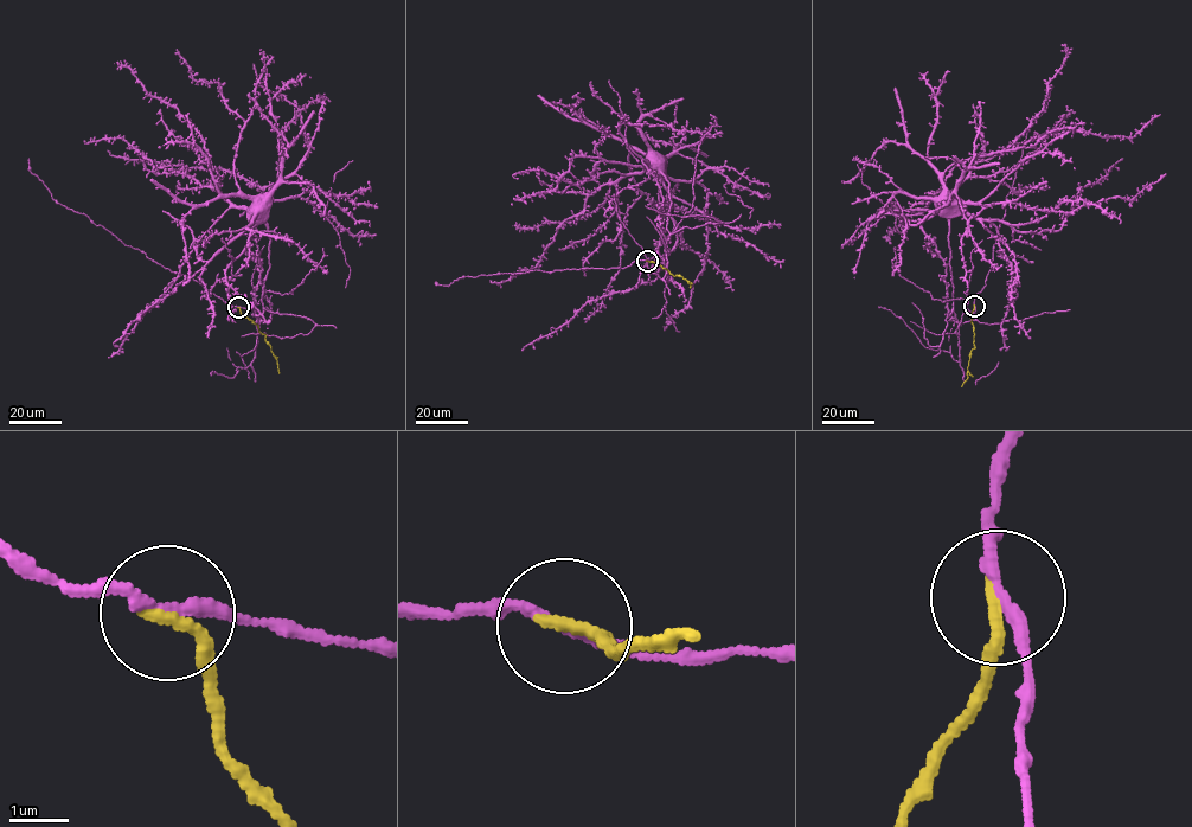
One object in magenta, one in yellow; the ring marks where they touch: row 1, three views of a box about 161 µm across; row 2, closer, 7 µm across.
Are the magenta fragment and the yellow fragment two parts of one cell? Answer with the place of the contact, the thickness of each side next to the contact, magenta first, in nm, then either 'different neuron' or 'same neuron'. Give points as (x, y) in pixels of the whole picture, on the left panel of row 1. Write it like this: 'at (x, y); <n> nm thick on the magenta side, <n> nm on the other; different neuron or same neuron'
at (238, 307); 180 nm thick on the magenta side, 240 nm on the other; different neuron

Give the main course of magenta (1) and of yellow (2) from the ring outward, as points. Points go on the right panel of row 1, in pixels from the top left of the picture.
1: (974, 306), (975, 320), (959, 322), (942, 209), (948, 168), (1071, 130), (1134, 136), (1160, 114)
2: (974, 306), (971, 315), (975, 347), (961, 386)

